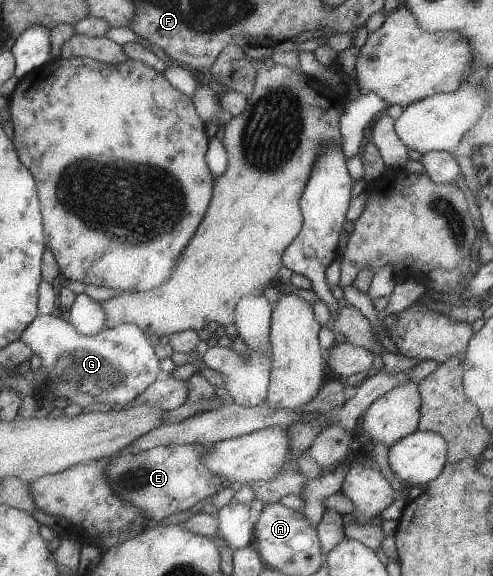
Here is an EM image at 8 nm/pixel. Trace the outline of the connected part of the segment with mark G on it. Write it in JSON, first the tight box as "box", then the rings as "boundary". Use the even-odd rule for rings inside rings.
{"box":[19,315,159,409],"boundary":[[[39,315],[19,339],[41,357],[42,366],[56,385],[58,398],[68,398],[82,408],[93,404],[91,400],[105,400],[113,409],[125,408],[130,405],[129,400],[133,401],[154,385],[159,372],[153,346],[142,328],[132,323],[85,337],[59,317]],[[83,390],[89,392],[89,402],[83,399]]]}

